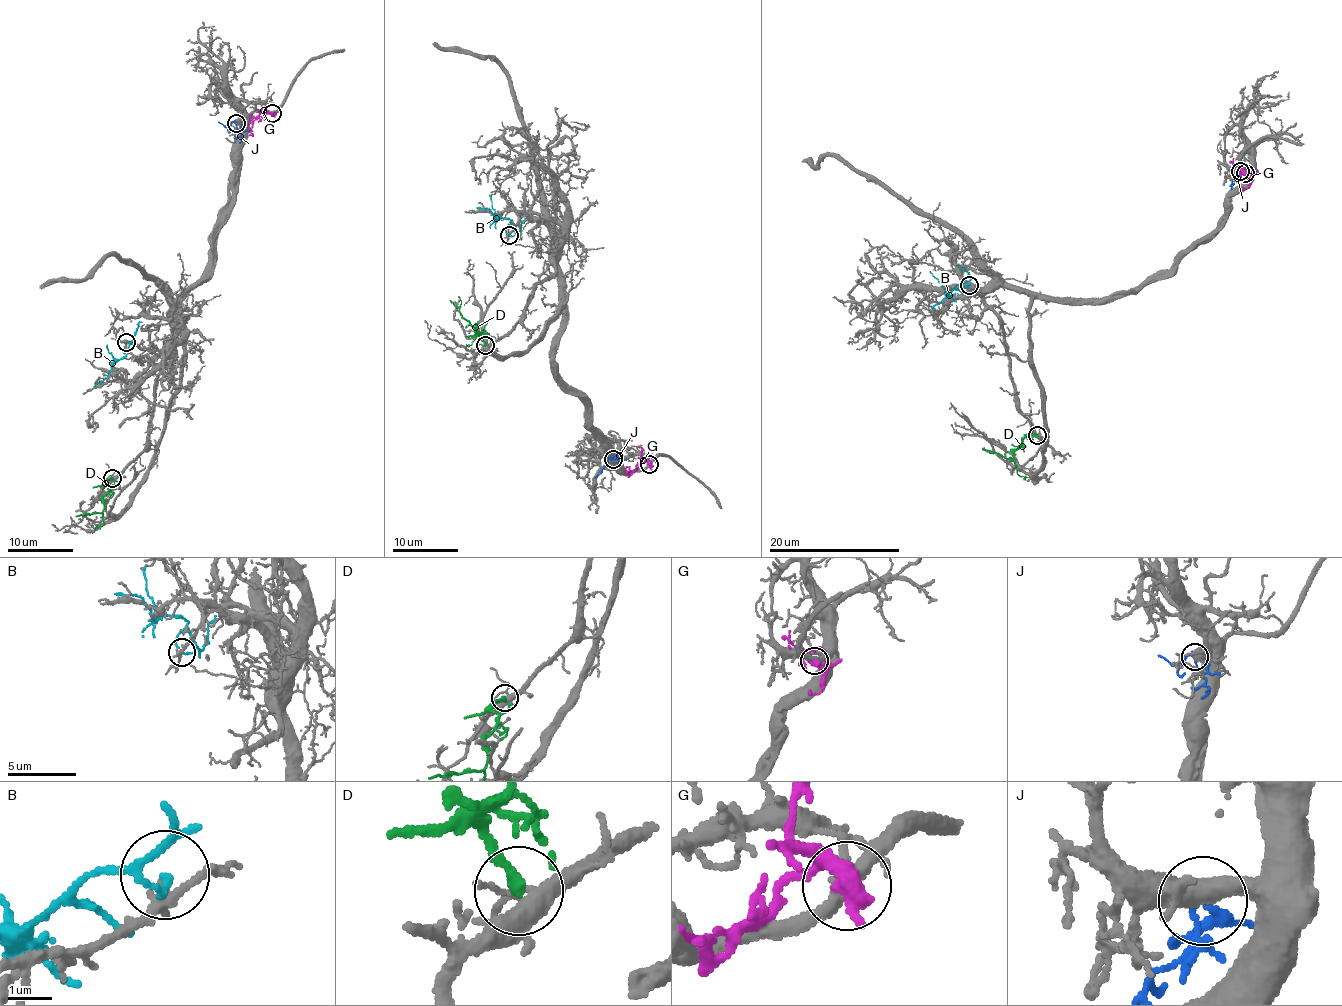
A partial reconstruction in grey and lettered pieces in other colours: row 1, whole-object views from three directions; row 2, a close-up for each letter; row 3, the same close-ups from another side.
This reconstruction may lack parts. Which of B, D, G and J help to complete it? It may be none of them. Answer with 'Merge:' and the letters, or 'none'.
Merge: none

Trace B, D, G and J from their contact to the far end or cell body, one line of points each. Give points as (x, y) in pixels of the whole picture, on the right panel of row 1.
B: (968, 285), (960, 285), (952, 290), (932, 309)
D: (1038, 435), (1026, 435), (1012, 460), (981, 448)
G: (1244, 172), (1245, 167), (1250, 169), (1250, 183), (1247, 187), (1242, 186)
J: (1239, 170), (1246, 174), (1258, 170)

